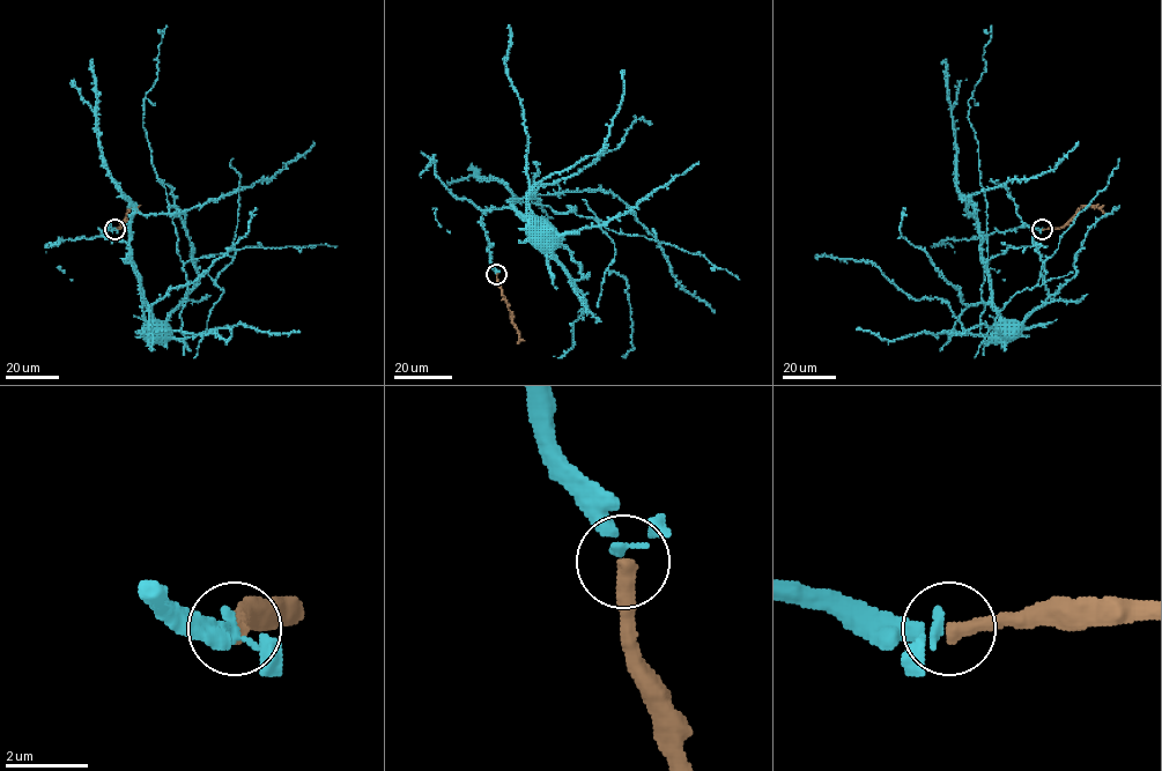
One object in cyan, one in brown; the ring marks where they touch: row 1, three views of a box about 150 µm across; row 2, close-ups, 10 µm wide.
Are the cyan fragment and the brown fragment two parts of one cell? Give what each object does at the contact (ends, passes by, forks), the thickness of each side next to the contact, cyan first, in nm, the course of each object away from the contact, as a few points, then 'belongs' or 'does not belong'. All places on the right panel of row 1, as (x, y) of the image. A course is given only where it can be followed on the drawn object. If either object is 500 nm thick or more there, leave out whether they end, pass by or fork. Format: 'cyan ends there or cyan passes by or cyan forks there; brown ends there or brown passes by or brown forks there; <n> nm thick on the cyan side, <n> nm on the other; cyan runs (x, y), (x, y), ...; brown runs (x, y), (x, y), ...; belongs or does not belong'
cyan passes by; brown ends there; 220 nm thick on the cyan side, 380 nm on the other; cyan runs (1042, 229), (1024, 225), (989, 234), (982, 241), (982, 261), (990, 279), (991, 303), (999, 319), (992, 333); brown runs (1043, 229), (1061, 227), (1086, 206), (1100, 208), (1105, 214); belongs

